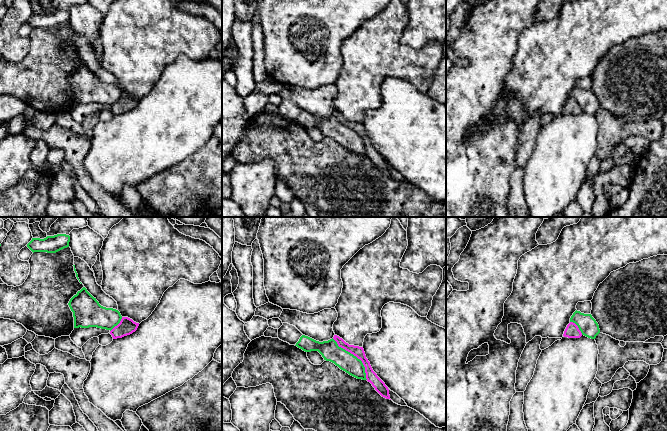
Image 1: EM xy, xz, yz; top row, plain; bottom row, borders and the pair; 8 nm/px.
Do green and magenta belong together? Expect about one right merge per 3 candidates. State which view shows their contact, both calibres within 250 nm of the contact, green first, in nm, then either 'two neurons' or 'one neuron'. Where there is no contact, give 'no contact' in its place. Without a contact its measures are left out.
meets green in xz; 160 nm thick on the green side, 90 nm on the other; two neurons

